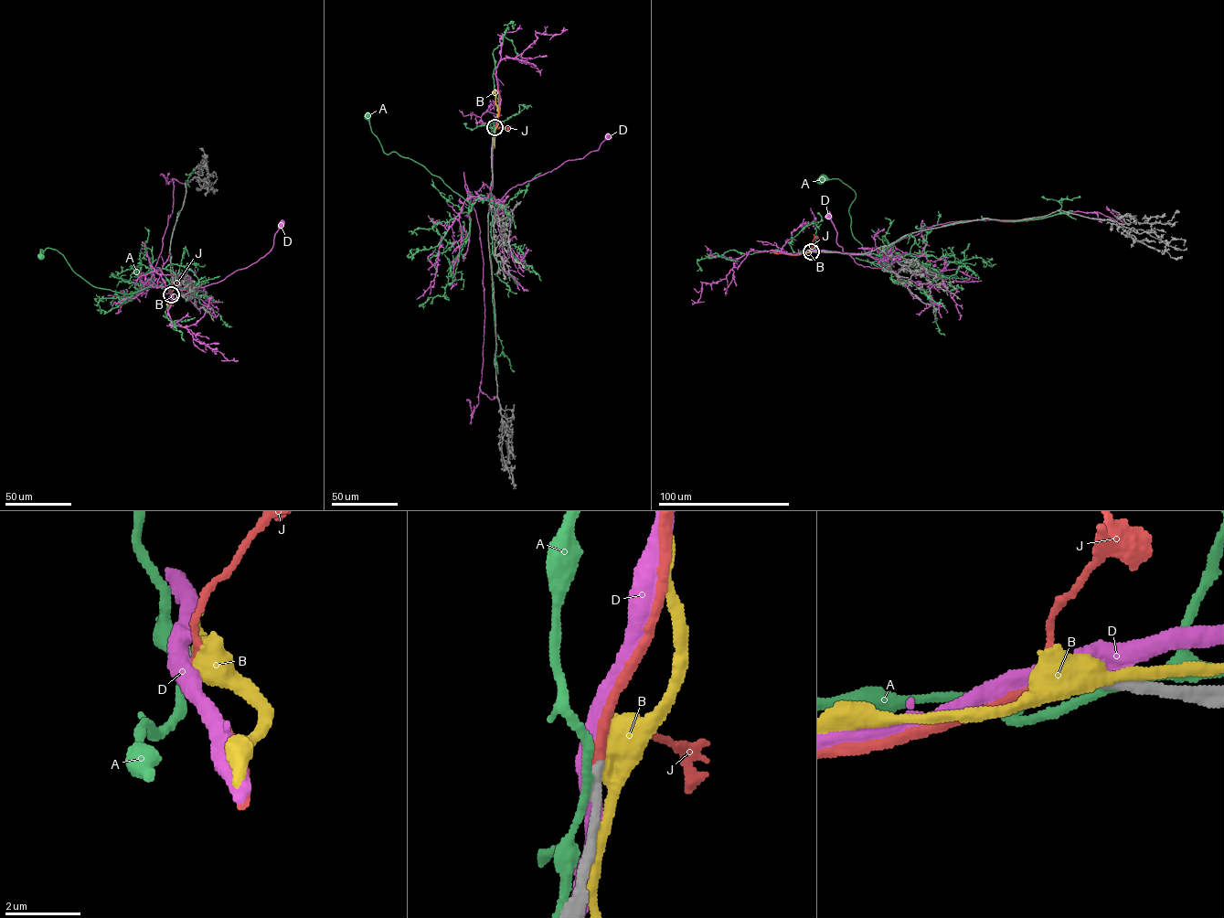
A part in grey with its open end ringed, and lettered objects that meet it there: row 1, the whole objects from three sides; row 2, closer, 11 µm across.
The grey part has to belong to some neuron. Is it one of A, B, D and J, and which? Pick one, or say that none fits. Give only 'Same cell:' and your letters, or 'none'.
Same cell: J

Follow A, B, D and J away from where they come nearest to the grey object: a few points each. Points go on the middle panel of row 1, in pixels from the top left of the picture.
A: (494, 129), (490, 194), (480, 195), (471, 204), (423, 165), (396, 152), (385, 154), (367, 115)
B: (494, 128), (498, 114), (495, 89)
D: (494, 128), (492, 185), (488, 197), (492, 200), (500, 200), (517, 185), (565, 162), (598, 150), (608, 136)
J: (494, 128), (499, 114), (498, 90)

